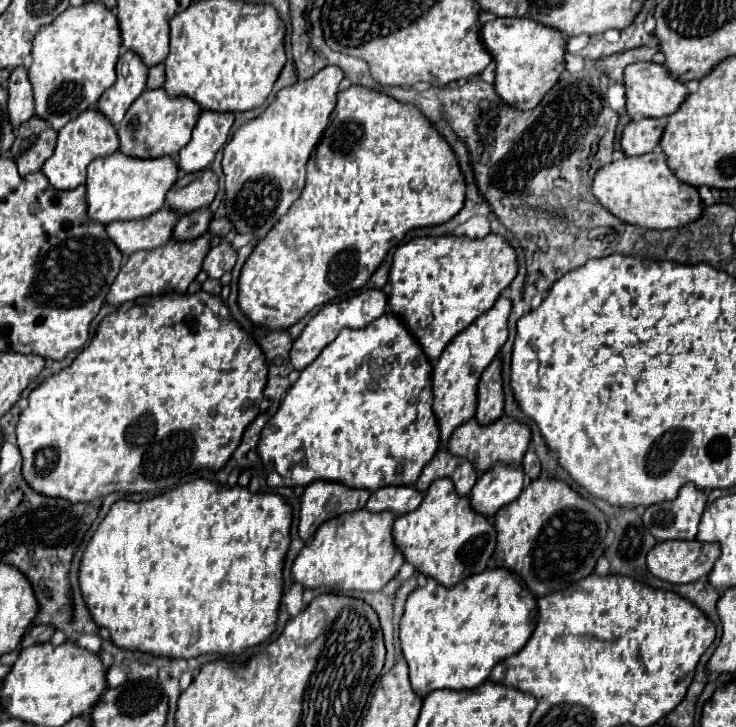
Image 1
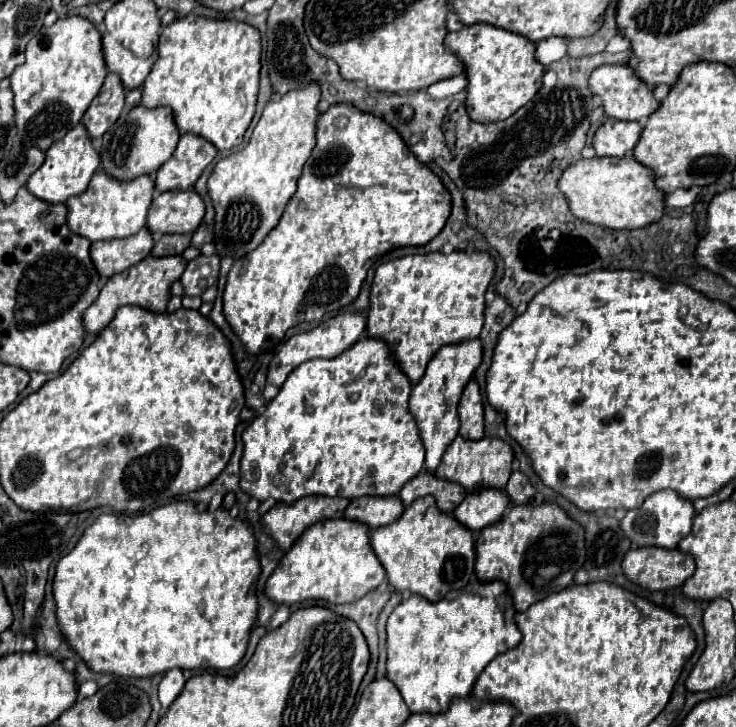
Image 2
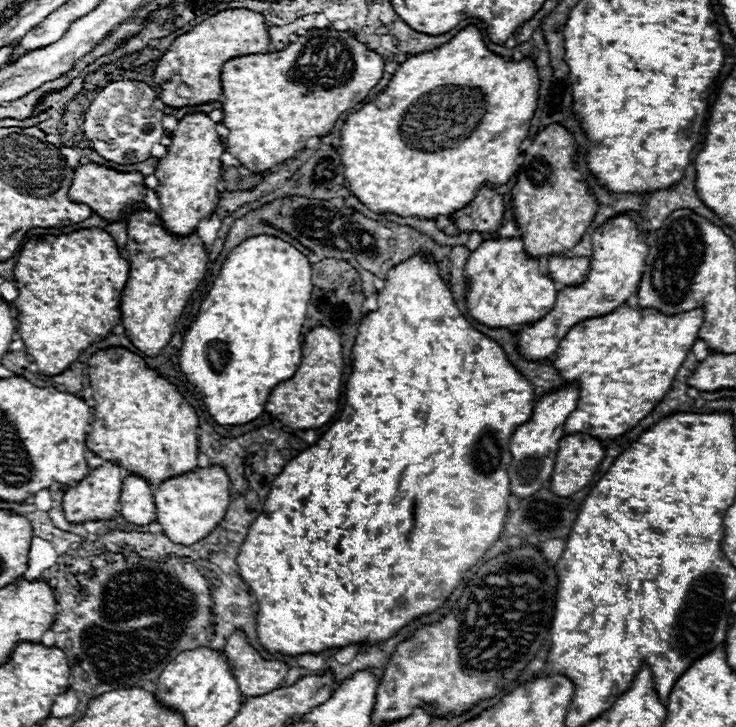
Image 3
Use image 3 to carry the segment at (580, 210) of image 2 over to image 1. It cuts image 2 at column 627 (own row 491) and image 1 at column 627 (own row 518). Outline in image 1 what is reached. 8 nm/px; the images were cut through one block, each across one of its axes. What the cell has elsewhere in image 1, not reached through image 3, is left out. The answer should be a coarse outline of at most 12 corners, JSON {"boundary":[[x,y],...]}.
{"boundary":[[660,148],[606,164],[592,192],[614,216],[668,230],[698,220],[698,188]]}

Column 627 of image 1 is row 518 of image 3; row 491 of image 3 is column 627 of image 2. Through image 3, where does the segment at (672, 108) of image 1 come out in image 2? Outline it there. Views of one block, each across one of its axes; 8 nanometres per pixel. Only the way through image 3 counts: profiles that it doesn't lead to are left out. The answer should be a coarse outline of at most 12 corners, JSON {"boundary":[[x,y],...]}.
{"boundary":[[628,64],[598,66],[588,88],[606,116],[640,120],[658,108]]}

